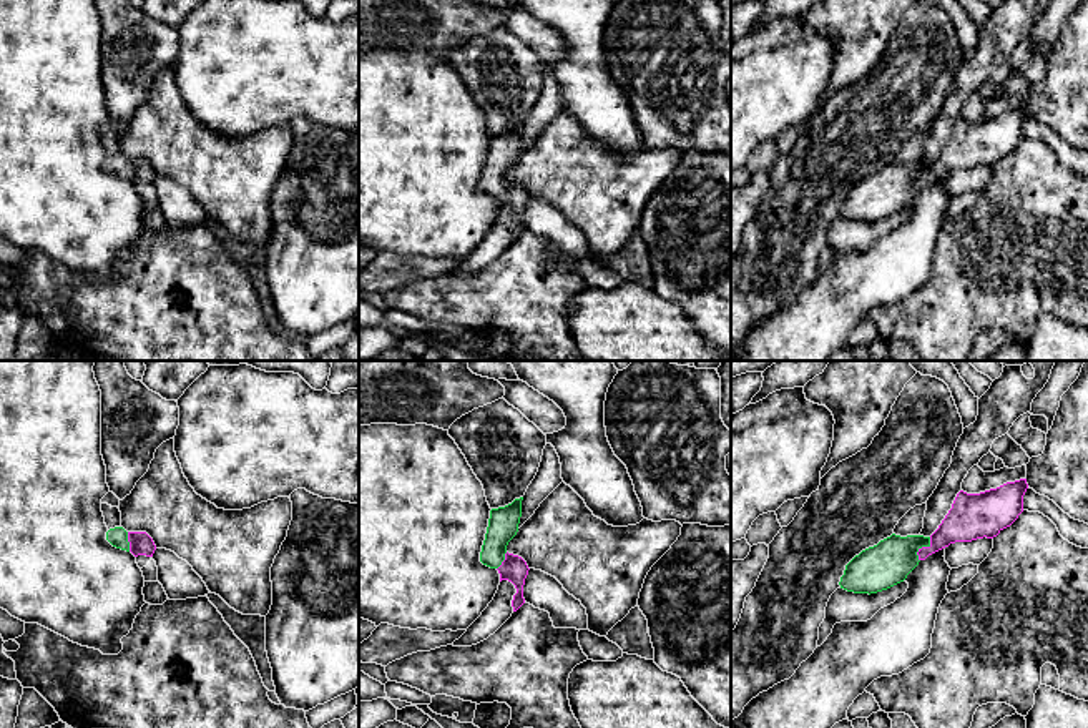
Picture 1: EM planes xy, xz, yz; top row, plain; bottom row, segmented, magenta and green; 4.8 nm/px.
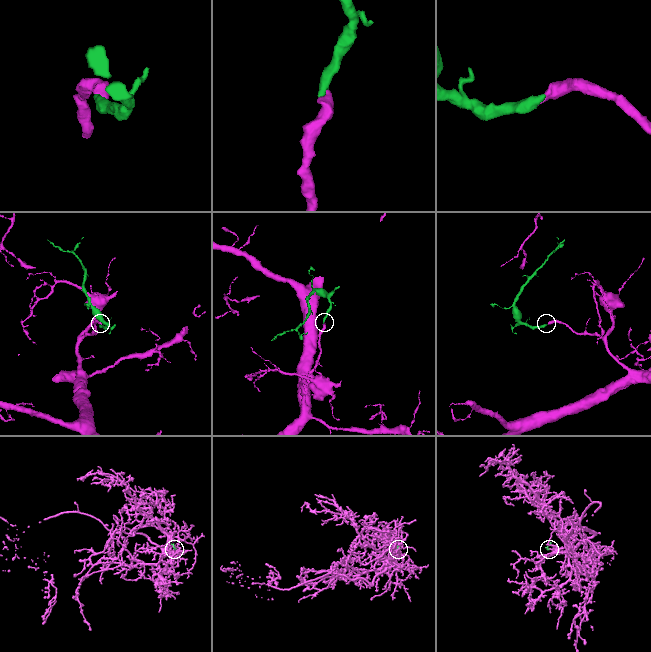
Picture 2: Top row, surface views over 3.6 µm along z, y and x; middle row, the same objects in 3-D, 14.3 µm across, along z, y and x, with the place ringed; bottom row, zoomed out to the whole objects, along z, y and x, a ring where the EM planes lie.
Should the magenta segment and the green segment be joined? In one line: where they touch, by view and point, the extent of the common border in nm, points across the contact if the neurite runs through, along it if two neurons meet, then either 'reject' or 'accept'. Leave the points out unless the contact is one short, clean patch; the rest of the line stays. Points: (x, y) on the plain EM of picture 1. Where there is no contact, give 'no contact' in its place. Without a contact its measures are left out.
contact yz (922, 175); length 130 nm; way yz (965, 148), (936, 170), (922, 175), (914, 175), (889, 190); accept

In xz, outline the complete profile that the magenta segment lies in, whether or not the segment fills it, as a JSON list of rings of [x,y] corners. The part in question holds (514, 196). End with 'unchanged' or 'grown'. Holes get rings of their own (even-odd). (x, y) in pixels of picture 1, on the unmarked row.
[[[515,126],[512,131],[490,138],[488,155],[480,180],[480,189],[490,196],[497,196],[500,209],[508,208],[515,213],[512,234],[517,239],[523,231],[523,213],[528,203],[527,189],[507,180],[508,170],[517,163],[522,145],[522,128]]]; grown

